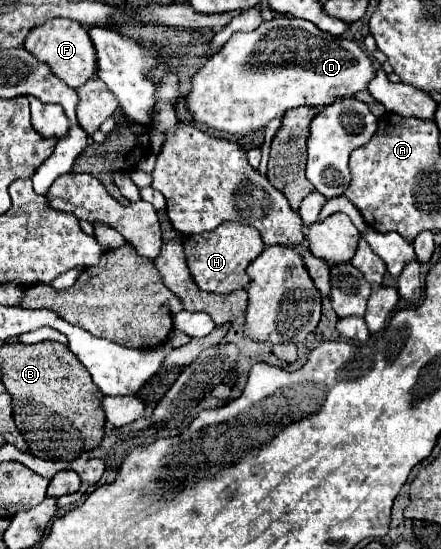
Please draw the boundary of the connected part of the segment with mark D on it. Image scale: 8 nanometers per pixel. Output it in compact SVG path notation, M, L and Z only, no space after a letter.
M275 16L273 20L263 22L253 32L235 32L223 44L223 48L215 56L211 56L203 68L195 72L195 76L191 78L191 92L185 96L185 106L191 114L193 124L201 124L227 134L245 136L263 128L273 118L283 116L291 108L319 108L331 104L331 100L335 100L337 96L353 96L365 90L373 76L375 64L355 40L337 38L327 32L321 32L319 28L315 28L315 24L301 18Z

